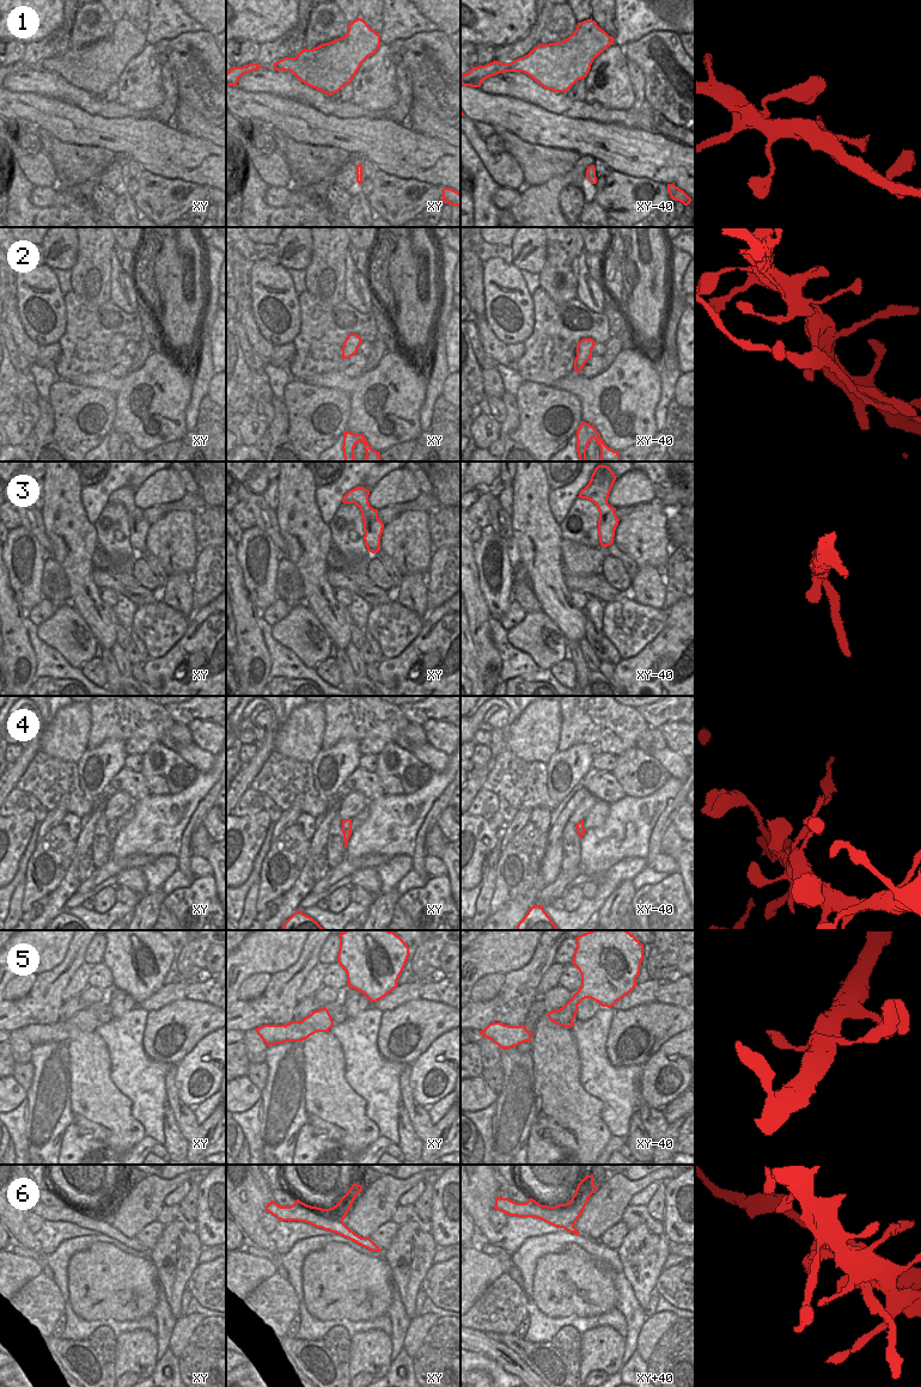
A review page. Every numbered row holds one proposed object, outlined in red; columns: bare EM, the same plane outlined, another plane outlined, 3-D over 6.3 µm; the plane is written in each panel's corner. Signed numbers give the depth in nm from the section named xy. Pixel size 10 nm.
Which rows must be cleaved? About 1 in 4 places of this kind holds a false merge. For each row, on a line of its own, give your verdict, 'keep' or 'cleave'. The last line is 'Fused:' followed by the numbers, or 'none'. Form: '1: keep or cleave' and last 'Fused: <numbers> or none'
1: cleave
2: cleave
3: keep
4: cleave
5: keep
6: cleave
Fused: 1, 2, 4, 6

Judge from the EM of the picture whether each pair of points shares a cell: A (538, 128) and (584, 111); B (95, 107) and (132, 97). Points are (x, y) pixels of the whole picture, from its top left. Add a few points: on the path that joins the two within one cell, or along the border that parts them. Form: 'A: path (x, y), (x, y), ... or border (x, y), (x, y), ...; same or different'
A: border (542, 108), (569, 117), (592, 118), (596, 121); different
B: border (116, 99), (133, 110), (142, 111); different

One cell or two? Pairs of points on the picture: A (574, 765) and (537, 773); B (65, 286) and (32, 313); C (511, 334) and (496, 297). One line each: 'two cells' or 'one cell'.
A: two cells
B: two cells
C: one cell

